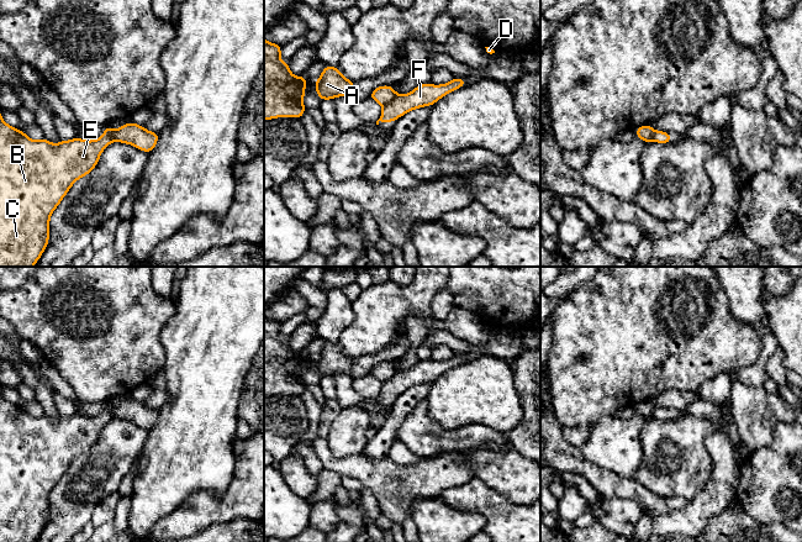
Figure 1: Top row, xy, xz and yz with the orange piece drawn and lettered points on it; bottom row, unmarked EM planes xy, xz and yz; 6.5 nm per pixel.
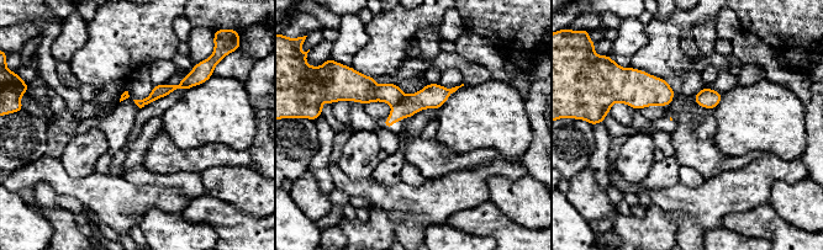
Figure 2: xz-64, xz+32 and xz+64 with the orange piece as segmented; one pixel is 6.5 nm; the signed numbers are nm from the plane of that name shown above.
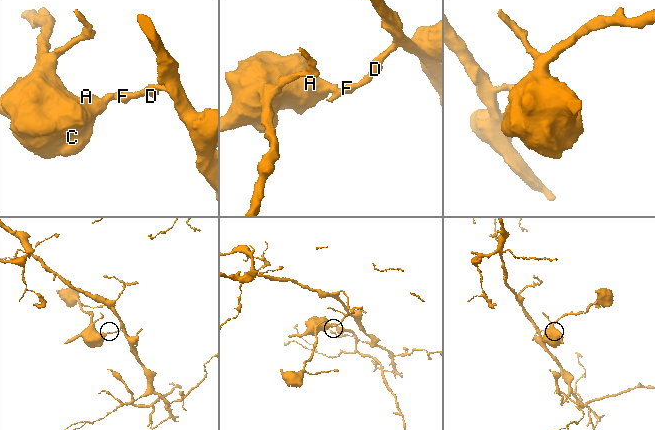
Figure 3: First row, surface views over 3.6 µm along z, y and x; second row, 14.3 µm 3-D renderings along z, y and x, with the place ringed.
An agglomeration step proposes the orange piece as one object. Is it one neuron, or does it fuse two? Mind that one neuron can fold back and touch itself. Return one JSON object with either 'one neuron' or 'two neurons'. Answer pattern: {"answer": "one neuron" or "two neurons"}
{"answer": "two neurons"}

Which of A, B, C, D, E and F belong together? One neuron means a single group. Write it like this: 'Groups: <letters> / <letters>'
Groups: A B C E / D F

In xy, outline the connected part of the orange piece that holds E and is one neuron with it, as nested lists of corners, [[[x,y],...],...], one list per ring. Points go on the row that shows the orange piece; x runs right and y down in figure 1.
[[[0,114],[0,267],[33,267],[43,254],[49,242],[49,219],[52,212],[58,207],[63,198],[68,194],[72,185],[80,178],[90,174],[97,165],[102,151],[114,141],[115,130],[109,125],[105,127],[102,136],[94,141],[81,140],[75,137],[69,141],[59,140],[58,144],[52,144],[46,137],[39,141],[31,140],[23,131],[7,125]]]

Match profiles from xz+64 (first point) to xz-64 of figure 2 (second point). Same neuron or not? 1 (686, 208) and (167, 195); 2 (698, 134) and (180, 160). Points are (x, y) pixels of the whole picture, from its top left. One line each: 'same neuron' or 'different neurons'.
1: same neuron
2: same neuron

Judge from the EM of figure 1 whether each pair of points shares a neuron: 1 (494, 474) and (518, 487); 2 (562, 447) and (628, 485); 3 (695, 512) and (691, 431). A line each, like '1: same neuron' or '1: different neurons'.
1: same neuron
2: same neuron
3: different neurons

